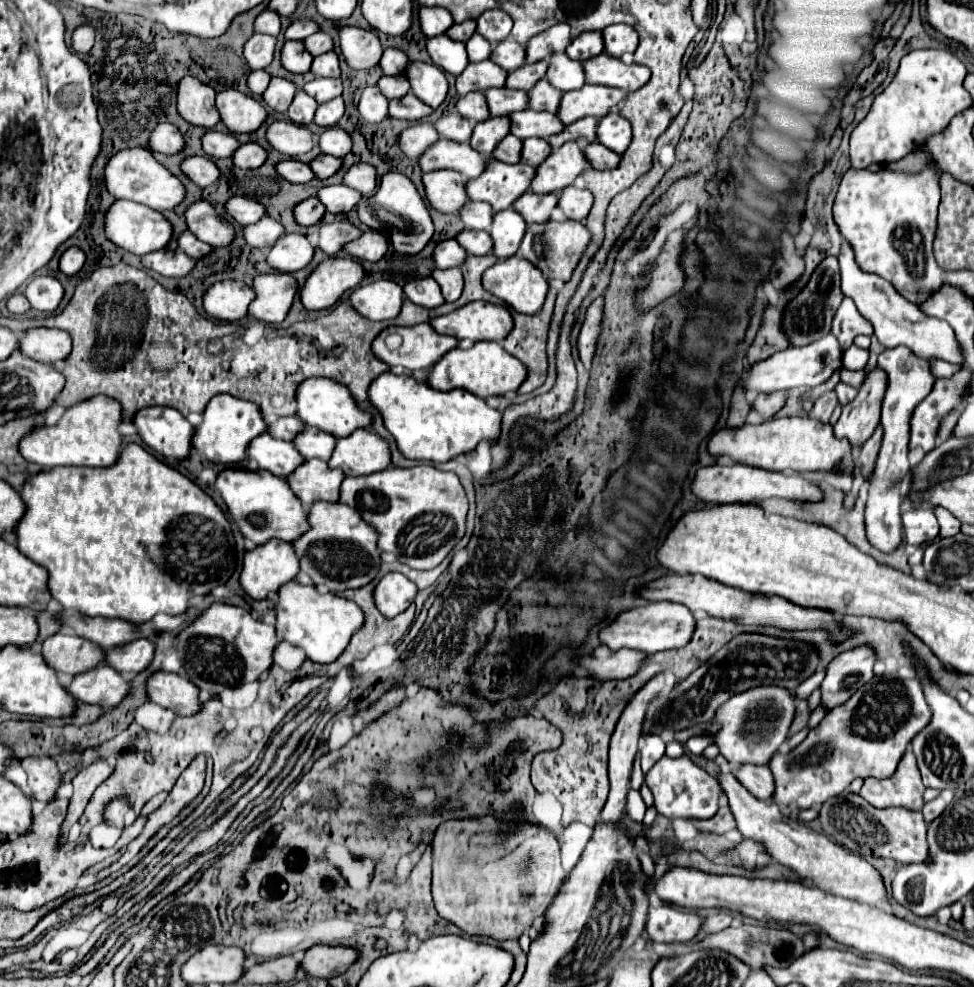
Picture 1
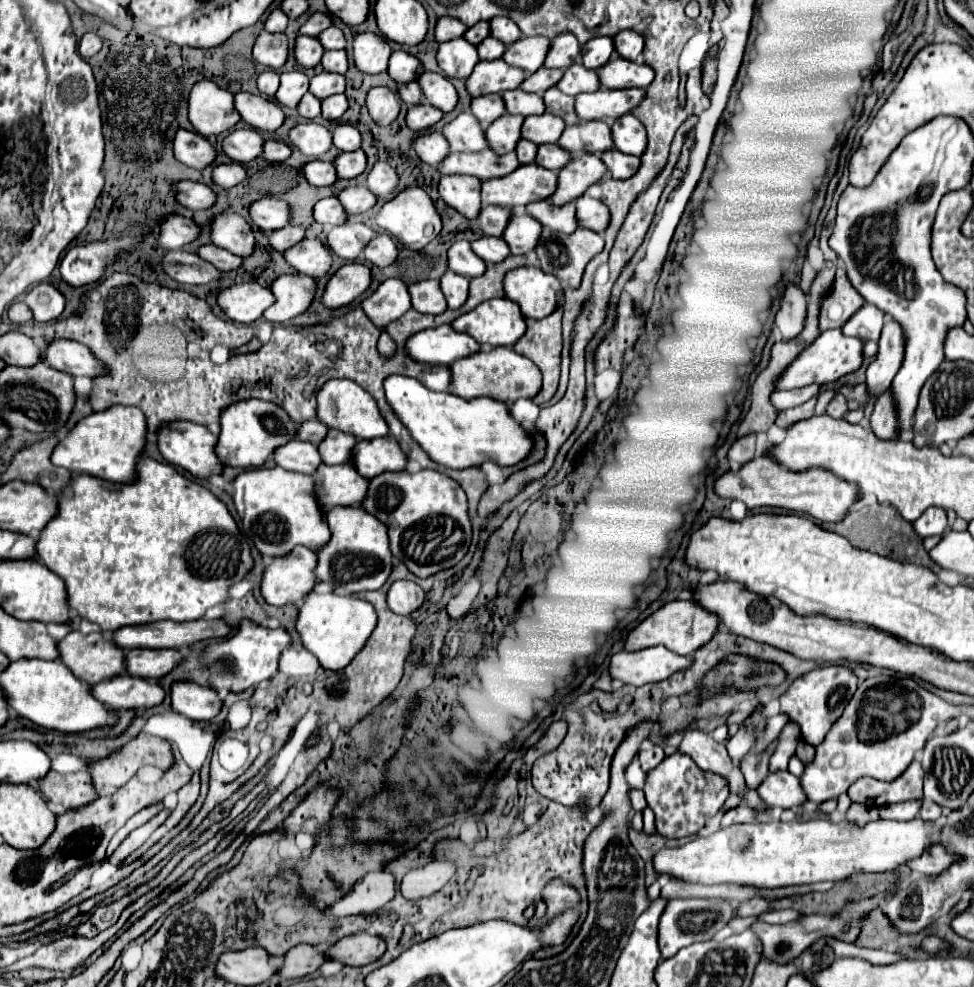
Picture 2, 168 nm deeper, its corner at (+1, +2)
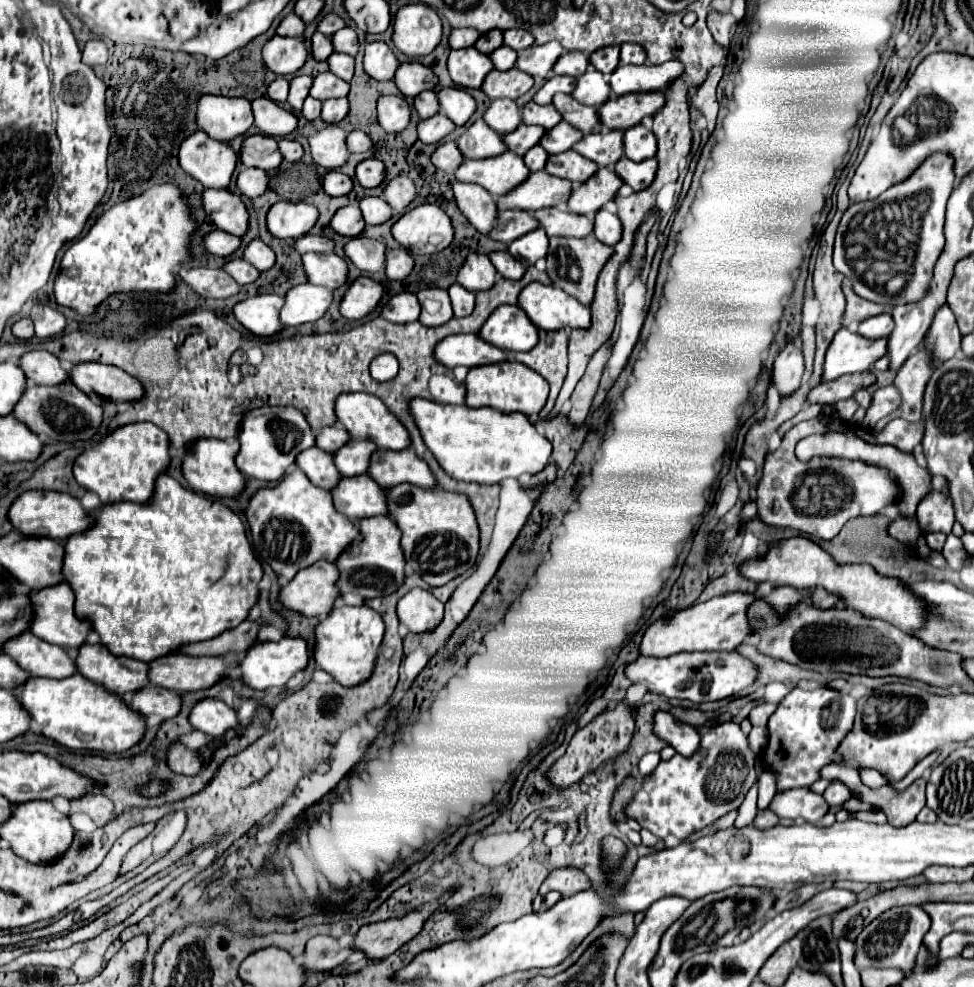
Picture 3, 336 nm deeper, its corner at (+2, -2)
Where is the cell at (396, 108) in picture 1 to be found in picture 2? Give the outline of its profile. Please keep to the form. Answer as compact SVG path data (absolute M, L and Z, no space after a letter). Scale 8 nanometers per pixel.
M422 102L422 104L416 104L416 106L410 106L408 114L406 114L406 122L408 122L408 128L414 130L414 132L422 132L430 126L434 126L436 122L440 122L444 116L442 110L434 108L432 104L428 102Z

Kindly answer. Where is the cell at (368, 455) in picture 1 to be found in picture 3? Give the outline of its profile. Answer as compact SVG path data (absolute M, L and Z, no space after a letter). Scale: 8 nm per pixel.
M411 448L375 450L371 454L367 474L373 476L373 480L381 488L391 488L393 484L401 484L401 482L417 484L423 488L435 486L429 466L421 458L417 458L417 454Z

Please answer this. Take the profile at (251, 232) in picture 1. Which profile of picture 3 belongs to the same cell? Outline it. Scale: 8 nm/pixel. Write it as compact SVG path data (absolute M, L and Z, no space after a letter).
M305 234L295 238L293 248L299 254L307 254L307 252L333 252L333 240L323 238L323 236L313 236L313 234Z

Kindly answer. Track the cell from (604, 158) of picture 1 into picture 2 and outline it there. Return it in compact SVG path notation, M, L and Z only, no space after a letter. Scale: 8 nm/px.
M616 148L604 152L602 162L606 164L606 168L612 172L612 178L616 178L616 180L626 180L626 178L634 176L634 172L638 172L638 168L640 168L638 156L622 154Z

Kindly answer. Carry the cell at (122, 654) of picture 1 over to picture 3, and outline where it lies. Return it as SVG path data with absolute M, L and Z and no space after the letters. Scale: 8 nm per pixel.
M167 654L151 660L147 672L151 684L177 692L209 688L223 676L227 672L221 658L193 658L185 654Z

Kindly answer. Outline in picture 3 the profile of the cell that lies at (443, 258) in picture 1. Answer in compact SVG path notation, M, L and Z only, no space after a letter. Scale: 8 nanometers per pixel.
M471 252L465 258L465 264L461 266L457 274L457 284L471 292L481 292L485 288L491 288L497 280L497 270L493 268L489 256Z

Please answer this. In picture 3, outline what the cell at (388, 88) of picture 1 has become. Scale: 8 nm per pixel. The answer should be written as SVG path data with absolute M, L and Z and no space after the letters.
M425 90L425 92L417 94L417 96L413 98L413 108L417 110L419 118L423 118L423 120L429 118L429 116L433 116L433 114L437 114L439 104L437 104L435 92L433 92L433 90Z

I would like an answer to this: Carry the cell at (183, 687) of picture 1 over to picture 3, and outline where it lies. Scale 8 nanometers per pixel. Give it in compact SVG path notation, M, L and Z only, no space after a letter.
M203 698L189 712L189 722L195 730L209 736L223 736L227 730L239 730L235 710L219 698Z

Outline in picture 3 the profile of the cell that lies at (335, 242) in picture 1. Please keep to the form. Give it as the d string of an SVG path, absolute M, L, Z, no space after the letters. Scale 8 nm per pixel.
M355 236L351 238L345 246L345 256L363 272L379 272L383 268L383 260L385 260L385 246L379 240L373 238L363 238L363 236Z

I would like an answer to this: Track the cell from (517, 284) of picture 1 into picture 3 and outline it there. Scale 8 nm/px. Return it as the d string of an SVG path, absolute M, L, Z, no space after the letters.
M531 282L519 292L519 308L527 318L543 330L559 328L587 328L591 312L579 300L561 292L561 288L547 286L541 282Z

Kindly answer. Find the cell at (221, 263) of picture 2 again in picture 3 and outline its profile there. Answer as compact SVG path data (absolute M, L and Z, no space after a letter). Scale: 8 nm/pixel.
M231 258L231 260L227 260L225 264L223 264L223 270L227 272L227 274L231 274L233 276L233 280L237 282L237 284L251 284L251 280L257 280L257 276L259 276L259 270L257 268L253 268L249 262L245 262L243 258Z

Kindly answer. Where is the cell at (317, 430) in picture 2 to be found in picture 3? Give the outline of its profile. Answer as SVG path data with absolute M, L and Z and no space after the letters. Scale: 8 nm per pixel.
M333 424L333 426L325 426L315 436L315 446L325 452L335 452L337 448L341 448L341 444L345 444L345 440L349 440L349 434L345 432L345 428L341 428L339 424Z

